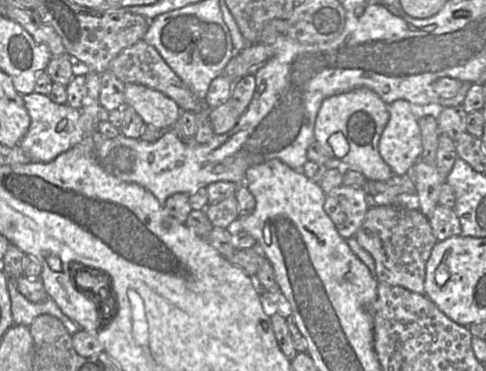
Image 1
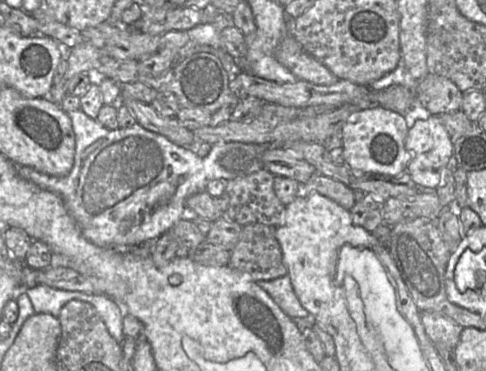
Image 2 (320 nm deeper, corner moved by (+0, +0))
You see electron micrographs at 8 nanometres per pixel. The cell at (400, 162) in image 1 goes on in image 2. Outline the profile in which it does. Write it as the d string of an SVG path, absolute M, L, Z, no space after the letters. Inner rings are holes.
M429 115L427 118L417 119L408 130L405 148L411 154L407 171L413 181L424 190L436 190L441 181L443 170L454 154L453 140L442 124L440 117Z

